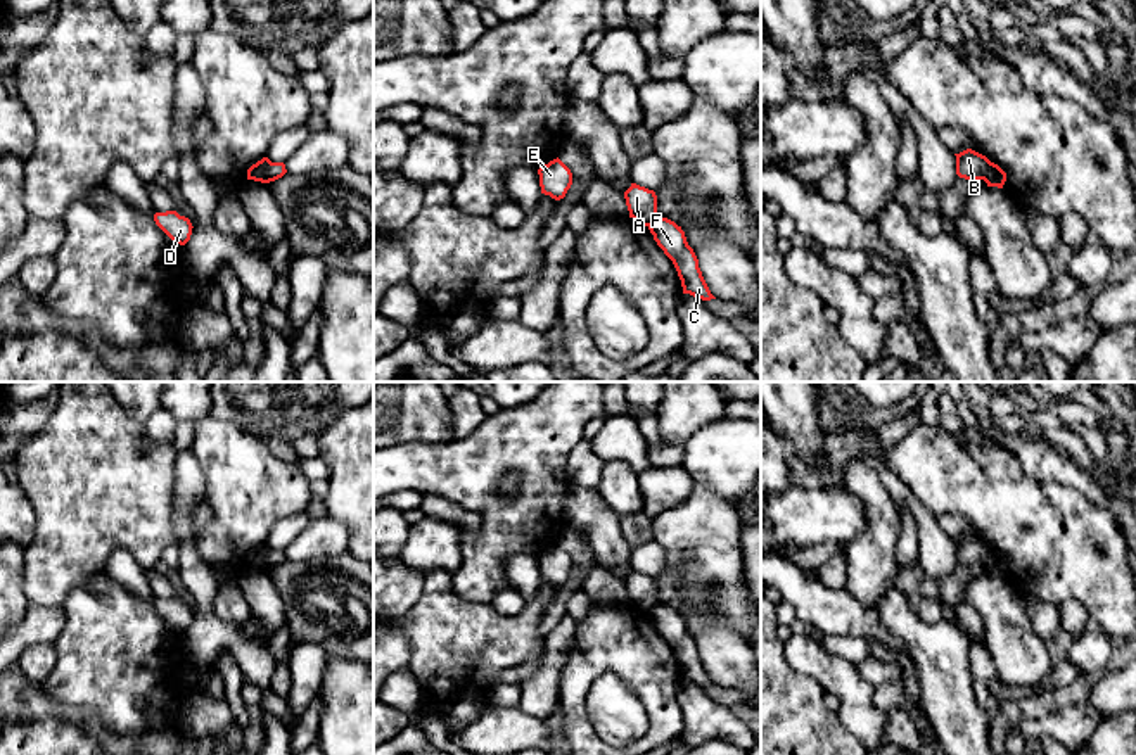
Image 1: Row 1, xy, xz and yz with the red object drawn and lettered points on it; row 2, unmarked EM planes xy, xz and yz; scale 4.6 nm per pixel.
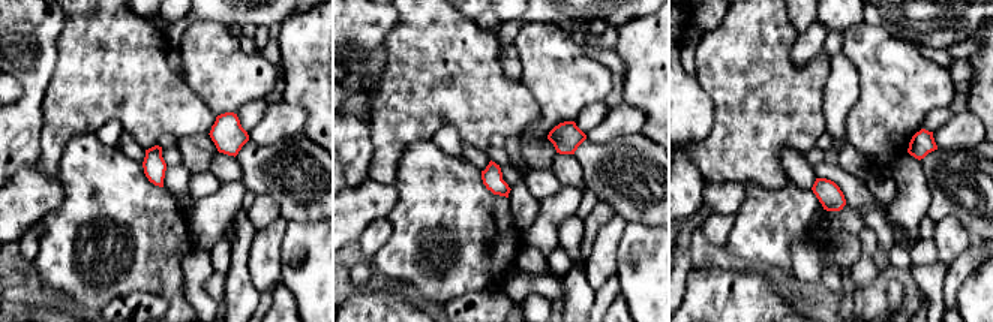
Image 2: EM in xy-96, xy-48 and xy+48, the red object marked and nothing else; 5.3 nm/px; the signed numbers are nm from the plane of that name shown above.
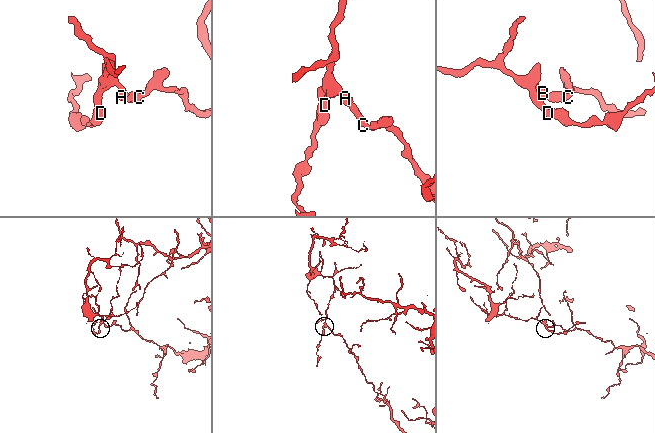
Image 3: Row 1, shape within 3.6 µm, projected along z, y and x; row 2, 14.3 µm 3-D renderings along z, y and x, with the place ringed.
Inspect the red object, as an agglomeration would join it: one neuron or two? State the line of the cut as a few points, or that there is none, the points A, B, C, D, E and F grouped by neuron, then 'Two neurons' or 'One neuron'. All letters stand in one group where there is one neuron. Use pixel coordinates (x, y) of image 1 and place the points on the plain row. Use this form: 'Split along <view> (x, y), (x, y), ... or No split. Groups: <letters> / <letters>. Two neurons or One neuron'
Split along xy (270, 548), (263, 569). Groups: A B D E / C F. Two neurons

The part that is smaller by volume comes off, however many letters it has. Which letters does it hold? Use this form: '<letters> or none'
A, B, D, E

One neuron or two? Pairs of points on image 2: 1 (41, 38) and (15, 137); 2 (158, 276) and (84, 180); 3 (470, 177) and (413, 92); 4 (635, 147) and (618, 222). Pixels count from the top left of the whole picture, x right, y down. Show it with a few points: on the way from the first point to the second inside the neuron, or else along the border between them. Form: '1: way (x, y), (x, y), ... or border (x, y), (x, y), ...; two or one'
1: way (35, 62), (33, 95), (26, 113); one
2: way (141, 252), (113, 223), (108, 204); one
3: border (431, 140), (413, 143), (401, 159); two
4: border (615, 213), (626, 222); two

